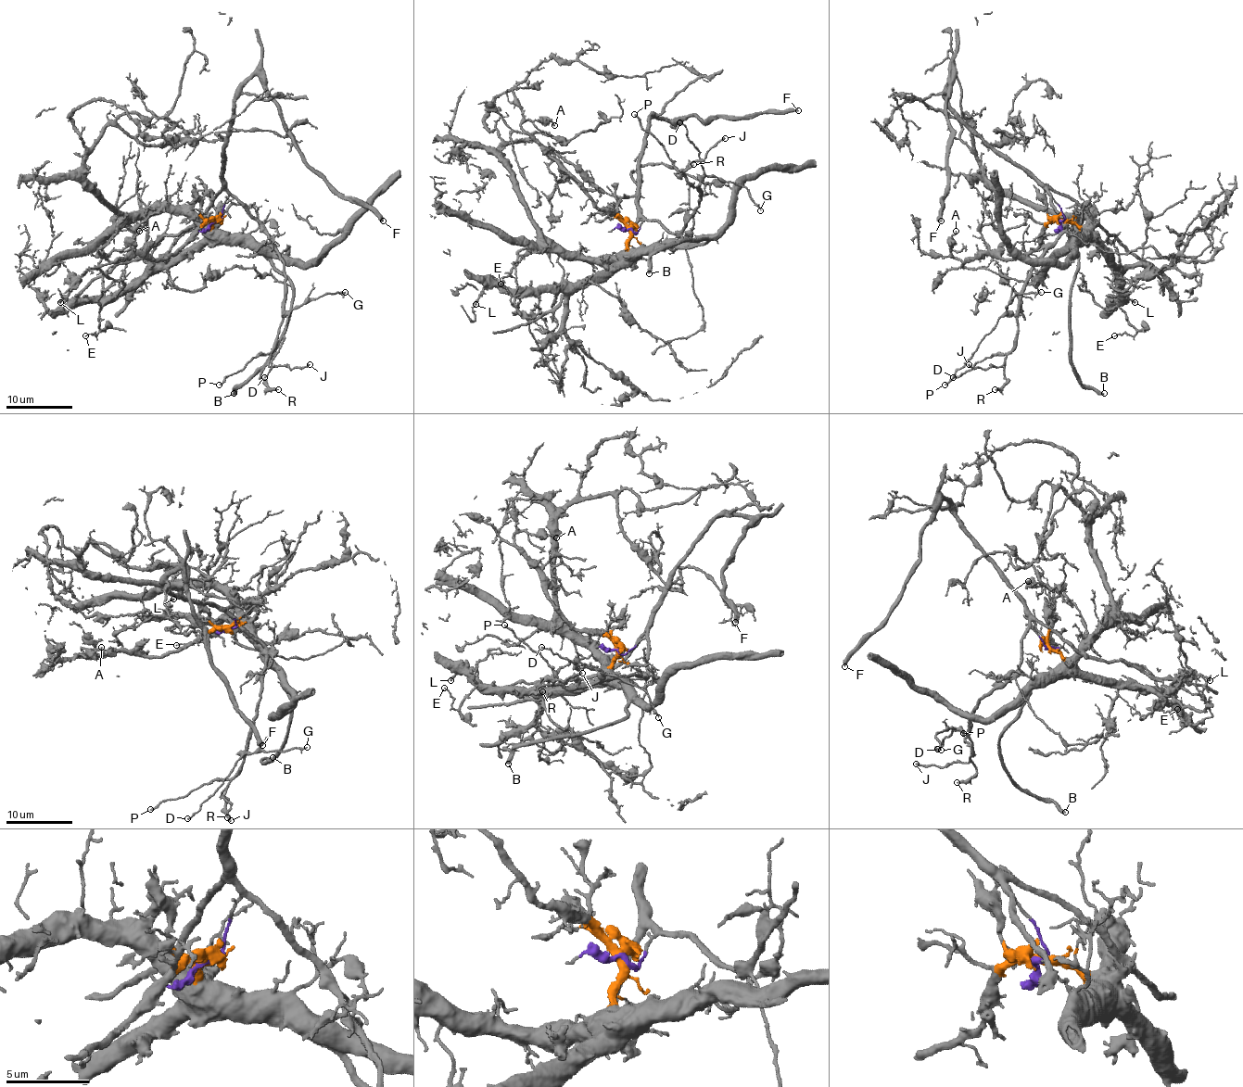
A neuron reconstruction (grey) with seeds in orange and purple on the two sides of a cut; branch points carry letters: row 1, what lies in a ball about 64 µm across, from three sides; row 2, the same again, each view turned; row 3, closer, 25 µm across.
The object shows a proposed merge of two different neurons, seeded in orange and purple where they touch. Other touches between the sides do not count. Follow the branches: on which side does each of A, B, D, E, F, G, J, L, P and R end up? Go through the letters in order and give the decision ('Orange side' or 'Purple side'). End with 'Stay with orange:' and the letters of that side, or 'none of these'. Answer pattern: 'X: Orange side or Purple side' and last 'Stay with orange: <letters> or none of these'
A: Orange side
B: Orange side
D: Purple side
E: Orange side
F: Purple side
G: Purple side
J: Purple side
L: Orange side
P: Purple side
R: Purple side
Stay with orange: A, B, E, L

